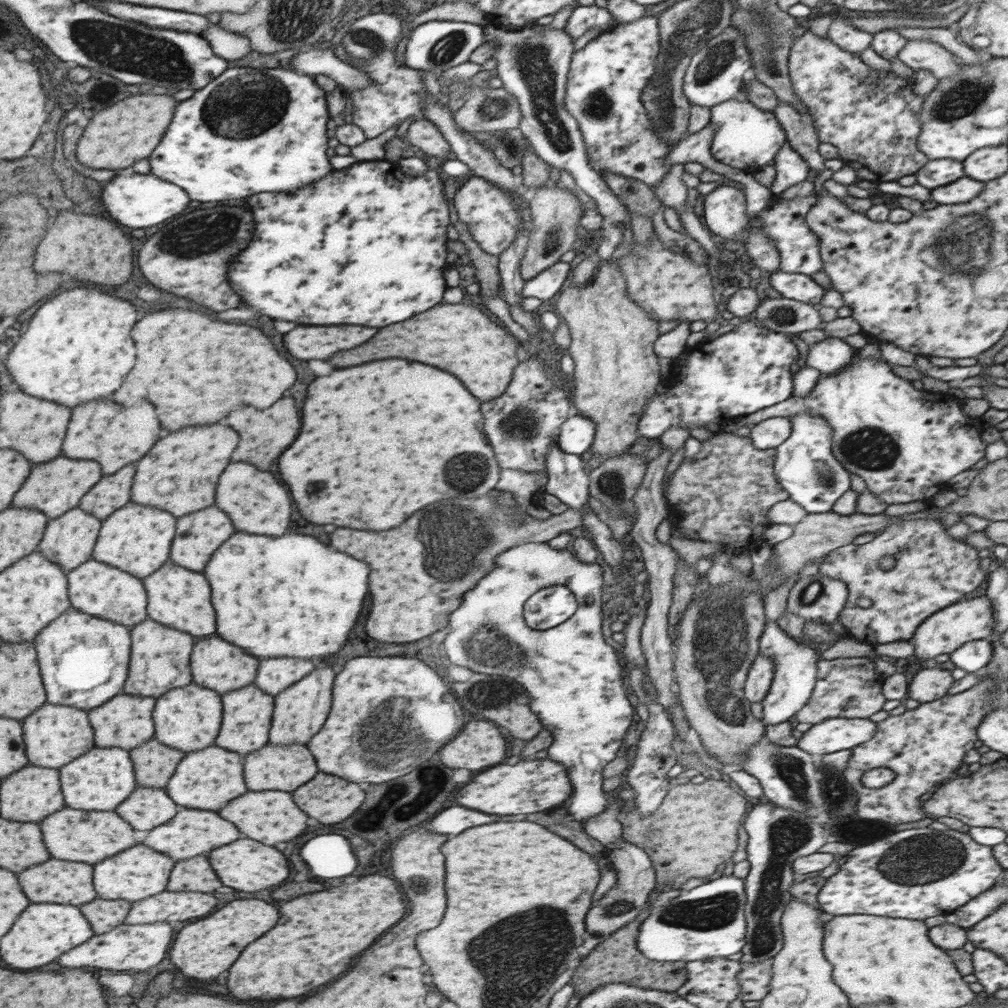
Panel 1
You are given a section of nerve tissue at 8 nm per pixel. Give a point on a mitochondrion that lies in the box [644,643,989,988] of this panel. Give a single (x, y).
(788, 834)

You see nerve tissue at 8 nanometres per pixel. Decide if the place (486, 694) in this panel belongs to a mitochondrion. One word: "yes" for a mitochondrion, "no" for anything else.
yes

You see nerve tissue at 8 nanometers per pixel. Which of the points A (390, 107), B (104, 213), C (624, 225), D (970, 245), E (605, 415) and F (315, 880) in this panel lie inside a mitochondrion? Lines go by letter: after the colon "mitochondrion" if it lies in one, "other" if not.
A: other
B: other
C: other
D: mitochondrion
E: other
F: other

